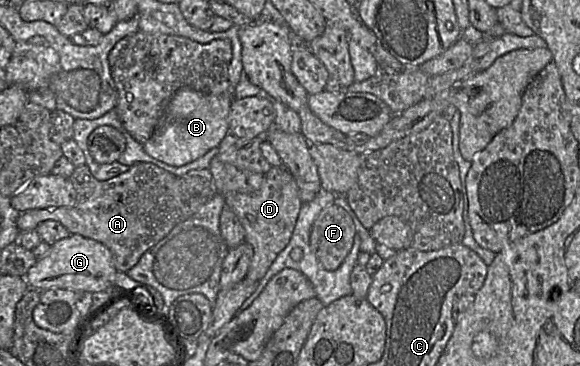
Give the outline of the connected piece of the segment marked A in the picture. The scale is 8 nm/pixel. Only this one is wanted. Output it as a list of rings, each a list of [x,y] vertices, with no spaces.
[[[138,162],[128,171],[106,181],[97,180],[85,164],[75,167],[70,180],[77,192],[76,204],[72,207],[39,208],[20,213],[17,219],[19,231],[34,230],[45,220],[58,221],[71,234],[78,234],[104,244],[113,255],[116,270],[125,273],[138,263],[147,250],[163,240],[178,224],[191,218],[218,193],[215,189],[211,197],[184,194],[179,177],[146,162]]]

